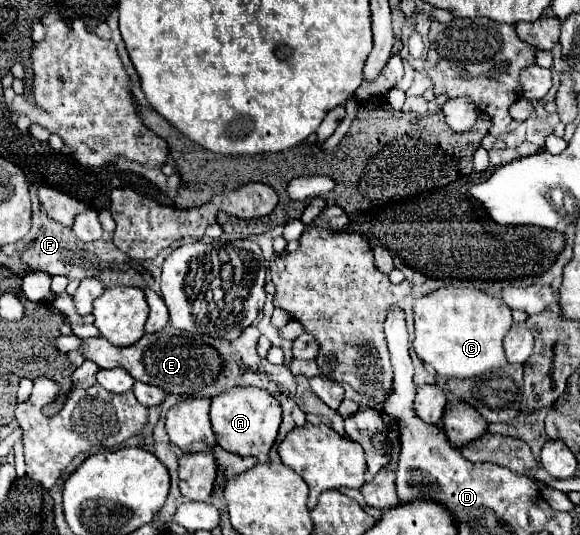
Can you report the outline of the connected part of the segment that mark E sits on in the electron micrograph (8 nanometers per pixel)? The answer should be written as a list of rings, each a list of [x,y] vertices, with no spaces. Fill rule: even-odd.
[[[158,332],[158,334],[144,334],[136,344],[128,348],[116,348],[108,344],[104,338],[88,338],[84,340],[84,346],[80,346],[80,352],[96,362],[100,368],[118,368],[122,366],[128,370],[136,380],[158,386],[168,394],[192,394],[196,388],[204,388],[208,384],[216,382],[216,376],[220,374],[220,368],[224,368],[220,360],[220,352],[208,344],[200,344],[190,336],[180,336],[180,334],[168,334],[168,332]]]

